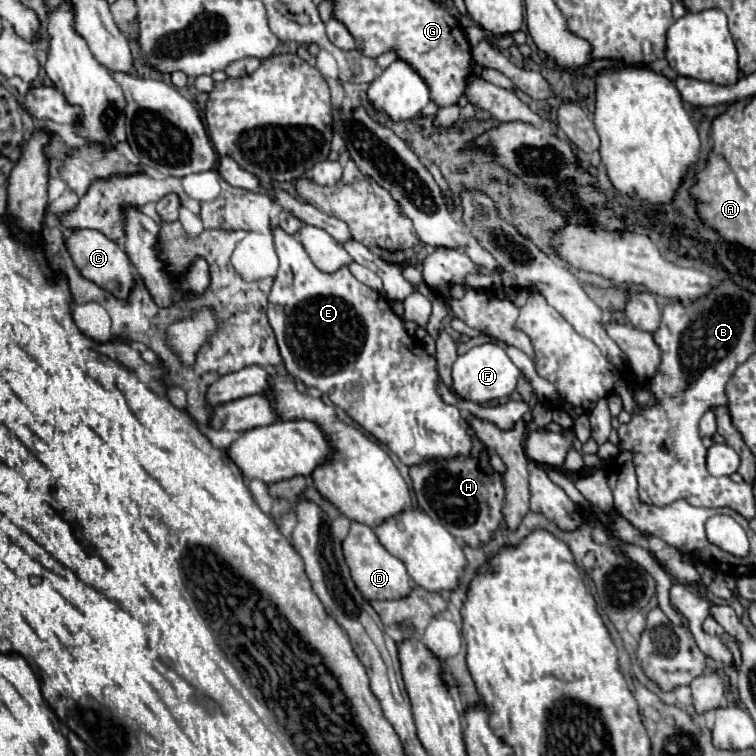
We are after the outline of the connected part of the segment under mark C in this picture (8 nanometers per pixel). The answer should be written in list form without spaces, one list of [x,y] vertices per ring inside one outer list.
[[[76,230],[66,240],[68,240],[68,252],[84,278],[88,278],[88,280],[96,282],[100,288],[112,292],[118,300],[128,300],[132,288],[136,286],[132,262],[114,240],[102,236],[102,232],[98,232],[98,230]]]

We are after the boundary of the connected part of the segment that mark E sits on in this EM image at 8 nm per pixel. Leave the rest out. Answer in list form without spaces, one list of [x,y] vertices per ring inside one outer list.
[[[276,228],[274,242],[280,268],[268,296],[268,320],[276,334],[280,356],[288,374],[302,380],[306,386],[314,386],[328,394],[338,408],[342,408],[376,440],[384,442],[406,466],[420,464],[430,458],[470,454],[472,444],[466,434],[466,420],[462,412],[444,404],[436,394],[436,360],[426,354],[422,342],[418,348],[418,342],[404,330],[404,322],[394,314],[388,300],[358,282],[346,266],[334,274],[320,272],[296,236]]]

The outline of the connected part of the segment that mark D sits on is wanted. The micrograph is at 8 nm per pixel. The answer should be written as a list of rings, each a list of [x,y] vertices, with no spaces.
[[[352,522],[350,532],[342,542],[342,552],[344,552],[344,560],[350,568],[352,580],[356,584],[356,588],[364,594],[366,600],[394,600],[394,598],[402,598],[410,592],[410,578],[406,574],[402,560],[398,560],[396,556],[392,556],[390,552],[386,552],[382,548],[382,544],[378,542],[378,538],[374,536],[370,526]]]

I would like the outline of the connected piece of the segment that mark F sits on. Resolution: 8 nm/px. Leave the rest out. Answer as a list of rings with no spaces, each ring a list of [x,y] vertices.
[[[484,344],[484,346],[476,346],[468,354],[456,358],[456,362],[452,366],[452,388],[464,400],[470,400],[476,404],[486,404],[490,400],[510,396],[516,388],[518,376],[520,376],[520,370],[514,366],[514,362],[508,358],[508,354],[500,346]]]

